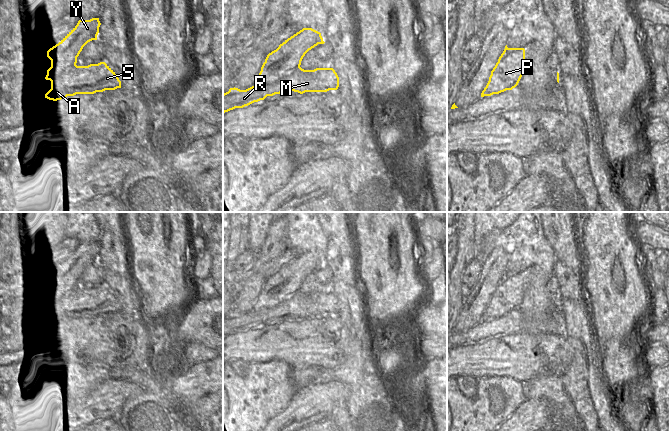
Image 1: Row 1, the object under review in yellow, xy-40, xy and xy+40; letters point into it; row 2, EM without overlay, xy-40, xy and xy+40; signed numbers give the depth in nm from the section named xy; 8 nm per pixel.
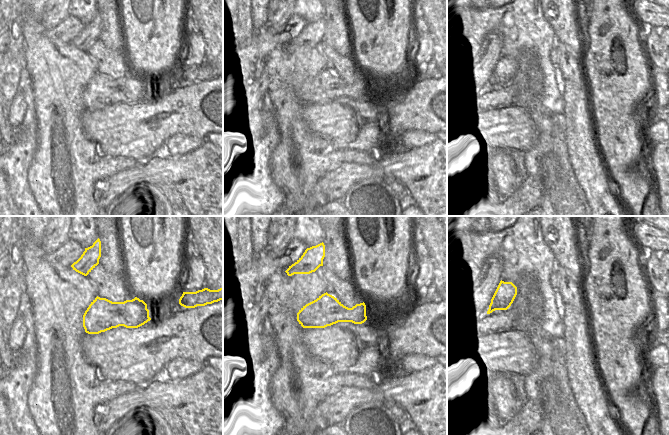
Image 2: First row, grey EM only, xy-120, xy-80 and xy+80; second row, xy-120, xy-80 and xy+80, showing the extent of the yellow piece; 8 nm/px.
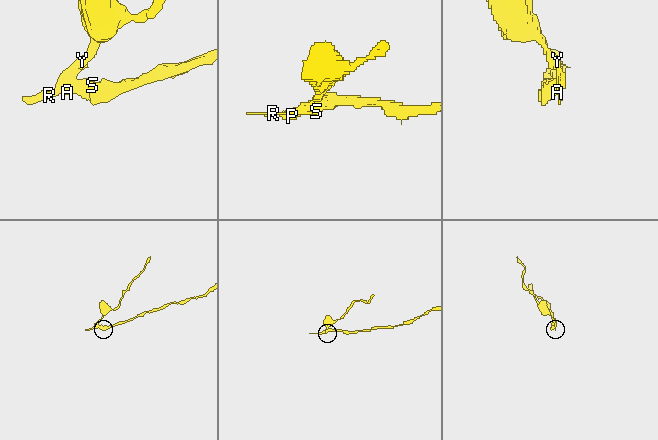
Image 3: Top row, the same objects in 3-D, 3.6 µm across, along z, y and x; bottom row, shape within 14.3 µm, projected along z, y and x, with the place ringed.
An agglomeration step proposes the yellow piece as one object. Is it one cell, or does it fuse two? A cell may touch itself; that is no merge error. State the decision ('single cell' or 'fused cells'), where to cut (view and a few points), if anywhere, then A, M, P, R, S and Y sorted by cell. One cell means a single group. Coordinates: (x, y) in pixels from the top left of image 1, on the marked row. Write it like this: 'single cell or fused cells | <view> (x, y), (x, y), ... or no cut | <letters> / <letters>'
fused cells | xy (306, 52), (287, 52), (275, 61), (265, 62) | A M P R S / Y

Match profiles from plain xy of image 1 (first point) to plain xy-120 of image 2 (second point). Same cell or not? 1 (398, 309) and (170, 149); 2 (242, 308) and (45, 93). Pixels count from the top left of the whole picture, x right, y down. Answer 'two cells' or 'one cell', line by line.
1: two cells
2: two cells

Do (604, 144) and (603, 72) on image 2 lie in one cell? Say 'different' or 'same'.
same

